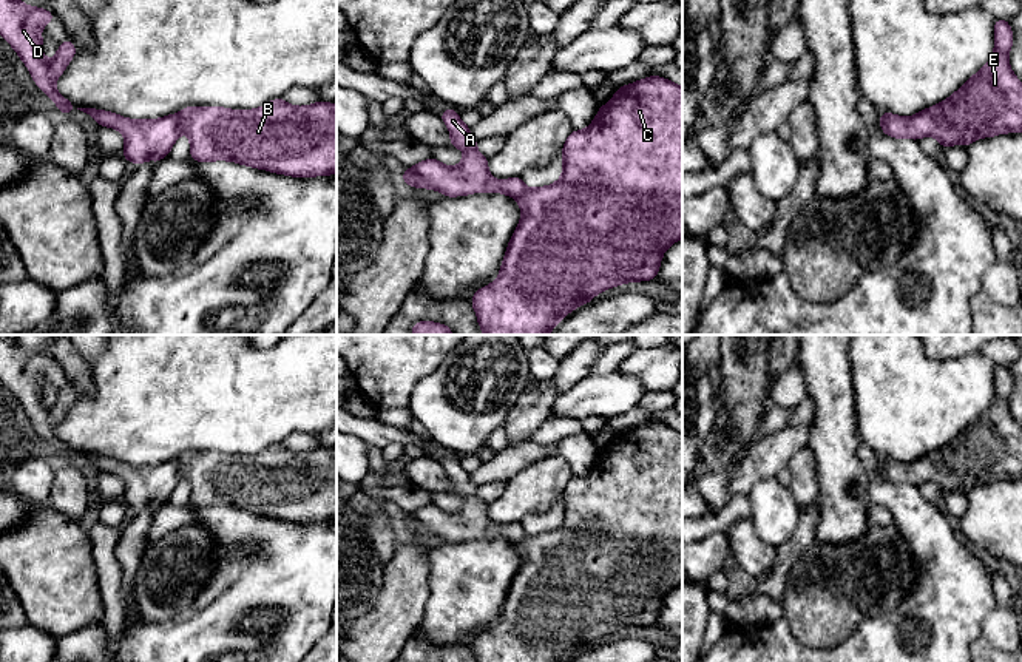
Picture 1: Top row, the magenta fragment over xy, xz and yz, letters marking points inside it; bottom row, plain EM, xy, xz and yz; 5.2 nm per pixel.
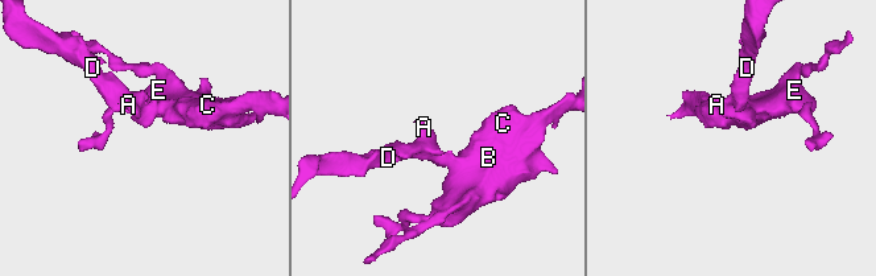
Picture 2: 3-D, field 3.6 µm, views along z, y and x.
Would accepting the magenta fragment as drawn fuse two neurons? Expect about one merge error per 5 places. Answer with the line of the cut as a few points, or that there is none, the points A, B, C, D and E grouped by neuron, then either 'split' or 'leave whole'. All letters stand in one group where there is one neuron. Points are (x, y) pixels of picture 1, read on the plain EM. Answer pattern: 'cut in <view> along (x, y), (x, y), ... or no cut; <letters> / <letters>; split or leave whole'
cut in xy along (176, 460), (181, 477); A D / B C E; split

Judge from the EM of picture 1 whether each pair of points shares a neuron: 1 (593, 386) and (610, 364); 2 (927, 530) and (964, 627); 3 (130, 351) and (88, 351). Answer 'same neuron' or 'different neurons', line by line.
1: different neurons
2: same neuron
3: different neurons

